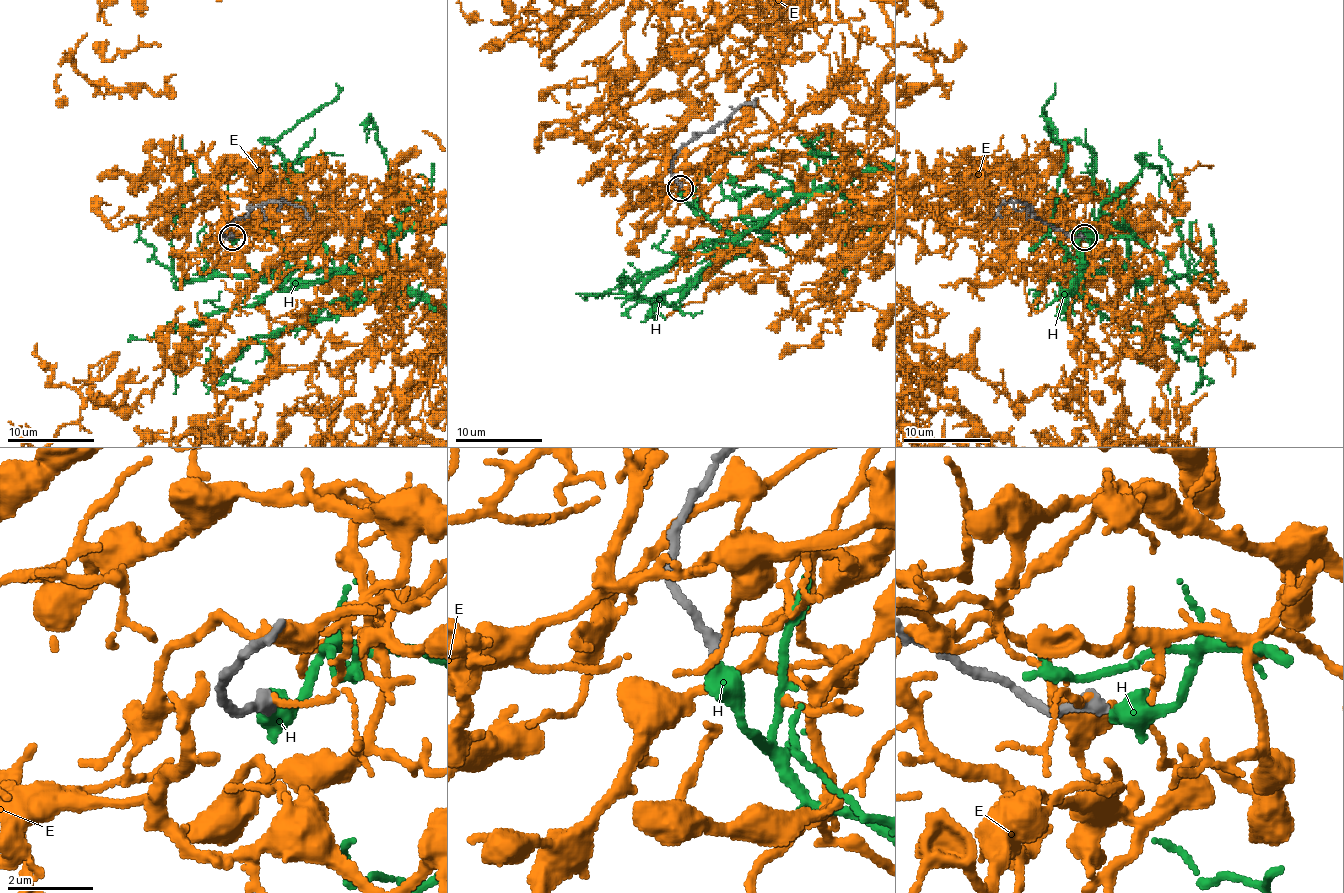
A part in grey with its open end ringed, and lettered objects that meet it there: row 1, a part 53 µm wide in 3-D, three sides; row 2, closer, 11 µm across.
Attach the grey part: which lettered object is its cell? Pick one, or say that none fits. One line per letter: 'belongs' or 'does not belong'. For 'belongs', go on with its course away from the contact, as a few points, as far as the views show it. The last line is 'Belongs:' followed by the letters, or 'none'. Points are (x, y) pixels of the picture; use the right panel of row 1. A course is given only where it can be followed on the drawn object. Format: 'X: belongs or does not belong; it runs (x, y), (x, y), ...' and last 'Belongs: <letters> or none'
E: does not belong
H: belongs
Belongs: H

